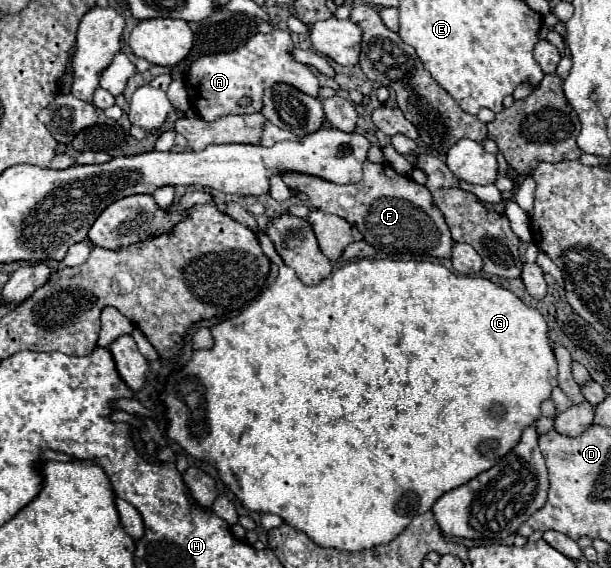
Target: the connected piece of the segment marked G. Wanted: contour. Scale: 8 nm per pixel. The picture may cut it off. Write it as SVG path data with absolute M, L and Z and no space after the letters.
M357 259L357 261L351 261L351 263L343 265L343 267L339 267L329 277L325 277L323 281L319 281L317 285L311 285L311 287L307 287L305 283L301 283L297 279L295 271L283 263L279 267L279 275L277 275L275 283L265 288L263 293L253 300L247 309L243 309L237 317L219 321L217 325L213 325L211 335L213 335L213 341L215 341L213 347L211 349L203 349L203 351L195 351L193 357L181 369L171 371L169 377L167 377L167 381L165 381L165 389L161 393L161 401L165 405L165 417L167 417L165 435L173 443L177 443L183 453L187 453L187 455L191 455L191 457L195 457L199 461L211 463L219 471L219 477L221 477L223 485L243 503L245 509L255 511L255 513L273 513L273 515L279 515L287 525L291 525L297 531L305 533L317 545L321 545L321 547L335 547L335 549L343 549L343 551L363 551L363 549L369 549L369 547L393 541L399 533L403 533L403 529L411 523L413 517L429 511L433 507L433 503L443 493L447 493L447 491L451 491L451 489L455 489L455 487L471 481L479 473L491 469L509 449L513 449L519 443L521 431L527 425L531 425L531 423L535 423L539 419L539 415L541 415L541 409L539 409L541 401L549 399L551 389L557 385L557 361L555 361L555 355L553 355L551 345L549 345L547 323L545 323L545 319L541 317L541 313L537 309L527 307L511 291L507 291L507 289L491 283L489 279L483 279L483 277L463 277L463 275L457 275L457 273L449 271L447 267L443 267L439 263L429 263L429 261L407 261L405 263L405 261L393 261L393 259Z

